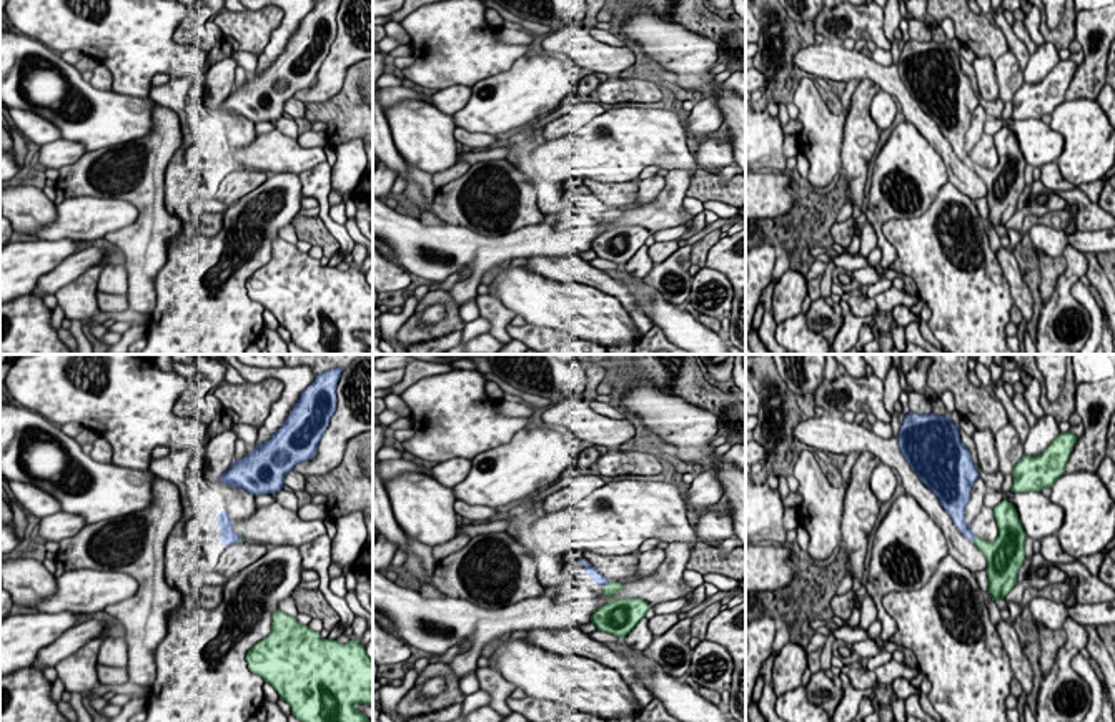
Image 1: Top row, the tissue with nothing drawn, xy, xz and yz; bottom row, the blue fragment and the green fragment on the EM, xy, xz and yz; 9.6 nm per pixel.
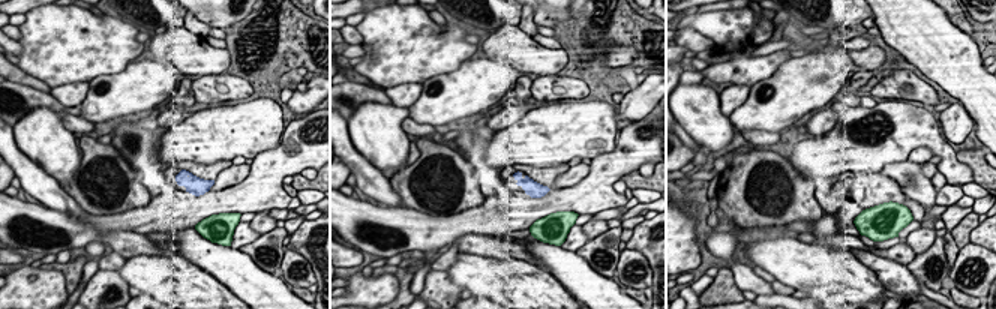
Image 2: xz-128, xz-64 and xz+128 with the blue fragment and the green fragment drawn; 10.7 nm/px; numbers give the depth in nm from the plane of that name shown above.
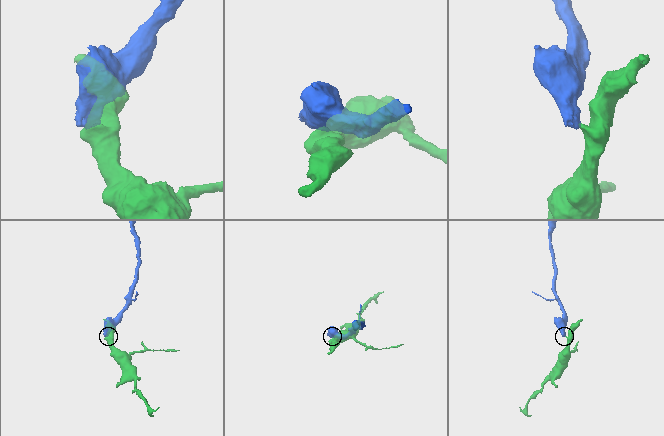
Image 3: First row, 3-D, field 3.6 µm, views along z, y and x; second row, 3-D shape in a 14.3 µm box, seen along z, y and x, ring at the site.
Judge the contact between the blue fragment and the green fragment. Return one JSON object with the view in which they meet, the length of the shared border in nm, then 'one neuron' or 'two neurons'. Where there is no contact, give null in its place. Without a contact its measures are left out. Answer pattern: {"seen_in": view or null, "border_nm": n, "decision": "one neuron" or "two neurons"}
{"seen_in": "xz", "border_nm": 100, "decision": "one neuron"}

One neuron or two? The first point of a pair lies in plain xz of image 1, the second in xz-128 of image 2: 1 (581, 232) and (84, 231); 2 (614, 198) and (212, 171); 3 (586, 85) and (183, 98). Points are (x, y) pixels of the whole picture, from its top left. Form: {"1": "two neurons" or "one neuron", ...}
{"1": "one neuron", "2": "one neuron", "3": "one neuron"}

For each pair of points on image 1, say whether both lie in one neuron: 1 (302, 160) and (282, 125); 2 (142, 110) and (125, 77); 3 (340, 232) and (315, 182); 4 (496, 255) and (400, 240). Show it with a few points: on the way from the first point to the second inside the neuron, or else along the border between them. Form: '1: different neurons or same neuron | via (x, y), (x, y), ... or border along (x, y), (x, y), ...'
1: different neurons | border along (275, 128), (295, 138)
2: different neurons | border along (112, 89), (122, 95), (147, 98)
3: same neuron | via (327, 220), (322, 195)
4: same neuron | via (473, 252), (441, 248), (423, 242)

